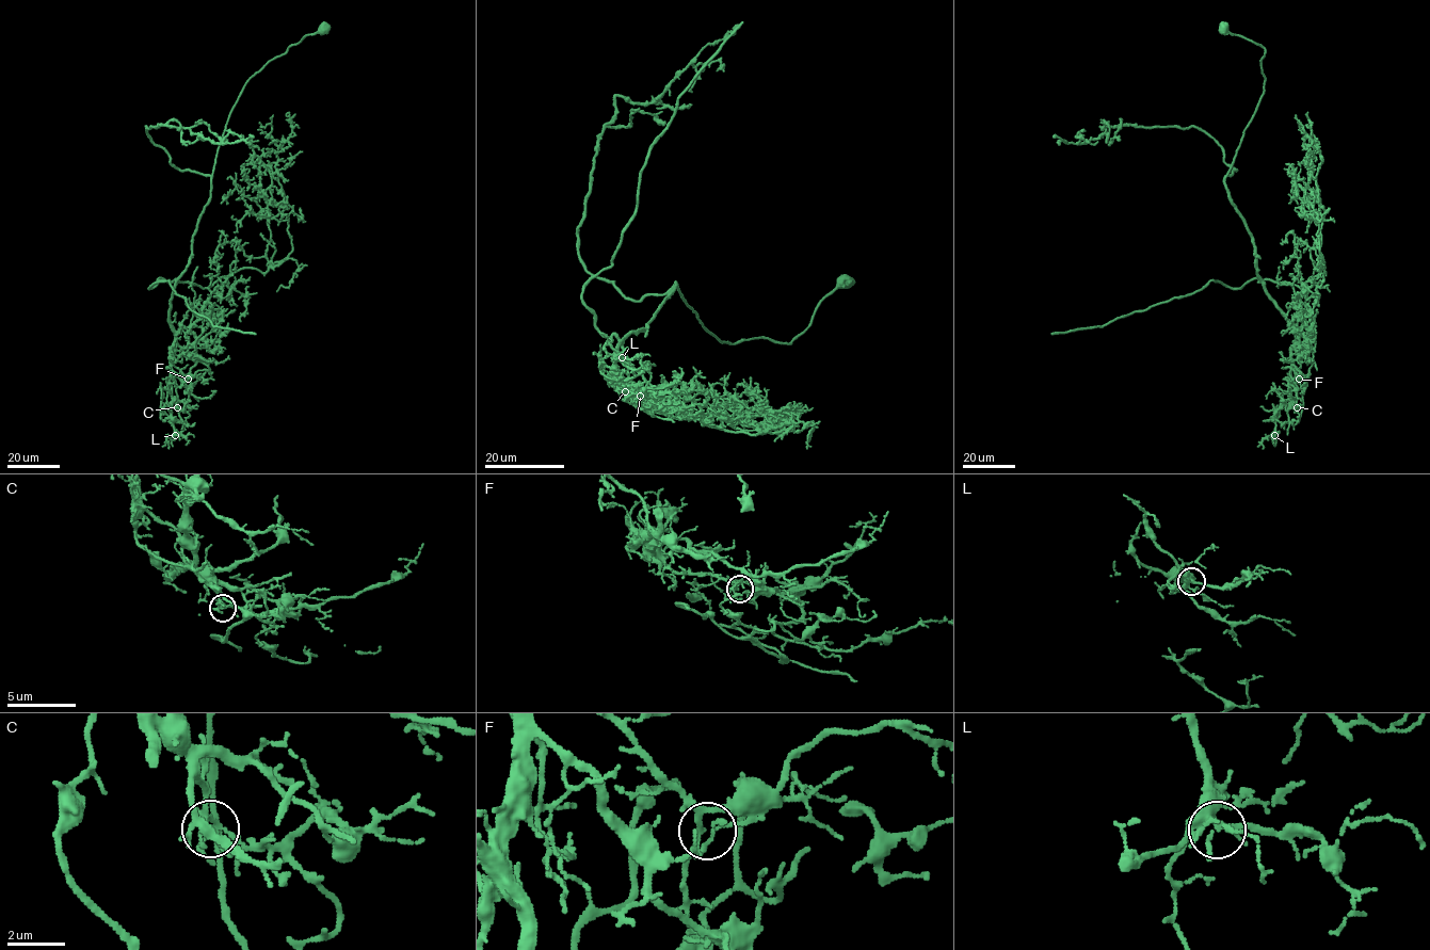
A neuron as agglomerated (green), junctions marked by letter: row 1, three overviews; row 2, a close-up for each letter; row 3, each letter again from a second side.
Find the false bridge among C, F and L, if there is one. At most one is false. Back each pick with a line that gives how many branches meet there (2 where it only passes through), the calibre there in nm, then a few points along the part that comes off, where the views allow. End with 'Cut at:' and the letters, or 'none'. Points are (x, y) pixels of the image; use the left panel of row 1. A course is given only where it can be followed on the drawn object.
C: 4 branches meet; 180 nm thick; foreign part runs (178, 407), (185, 421), (195, 293), (149, 287), (169, 280), (213, 326), (255, 334)
Cut at: C

